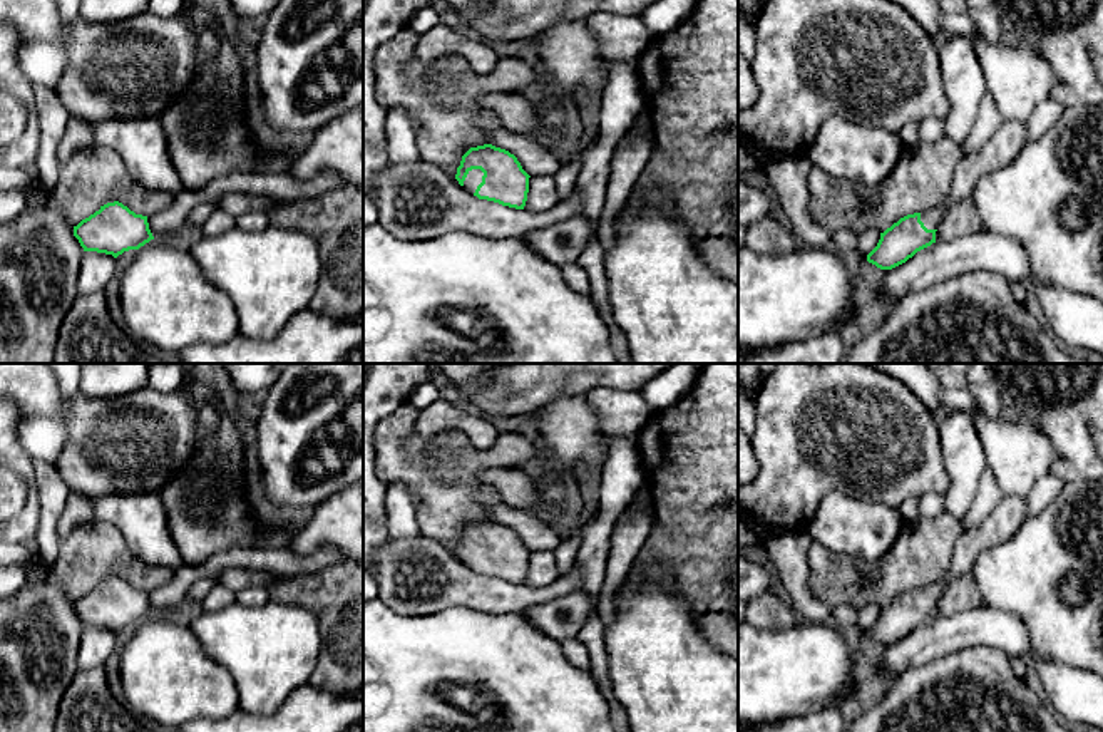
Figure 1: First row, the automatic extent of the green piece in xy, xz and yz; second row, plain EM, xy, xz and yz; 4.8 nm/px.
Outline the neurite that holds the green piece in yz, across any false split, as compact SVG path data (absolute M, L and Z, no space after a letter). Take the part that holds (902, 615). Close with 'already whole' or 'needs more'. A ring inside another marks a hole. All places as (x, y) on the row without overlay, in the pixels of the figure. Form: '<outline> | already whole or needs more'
M1003 496L979 526L964 529L954 546L947 576L939 583L907 590L880 608L867 637L880 645L892 645L936 618L936 606L946 586L957 576L971 573L979 553L1011 539L1026 519L1026 501L1018 496Z | needs more

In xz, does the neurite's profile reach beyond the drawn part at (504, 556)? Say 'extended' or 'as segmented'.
extended

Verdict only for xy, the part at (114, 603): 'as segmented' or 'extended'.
as segmented

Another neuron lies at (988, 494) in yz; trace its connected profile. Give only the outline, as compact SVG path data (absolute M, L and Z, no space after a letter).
M984 466L977 479L974 499L962 519L964 528L979 526L991 514L1001 497L1003 494L998 487L996 477L991 469Z

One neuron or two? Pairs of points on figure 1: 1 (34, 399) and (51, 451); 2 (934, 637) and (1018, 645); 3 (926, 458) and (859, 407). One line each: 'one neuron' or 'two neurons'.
1: two neurons
2: one neuron
3: one neuron

